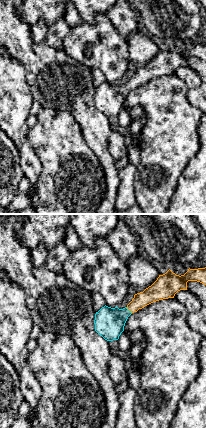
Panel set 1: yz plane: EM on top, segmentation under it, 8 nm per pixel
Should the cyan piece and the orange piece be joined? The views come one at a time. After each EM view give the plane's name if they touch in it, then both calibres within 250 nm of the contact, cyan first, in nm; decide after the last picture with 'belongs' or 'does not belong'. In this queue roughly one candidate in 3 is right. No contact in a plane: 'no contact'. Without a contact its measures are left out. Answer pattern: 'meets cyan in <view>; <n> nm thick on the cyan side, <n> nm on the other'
meets cyan in yz; 240 nm thick on the cyan side, 140 nm on the other

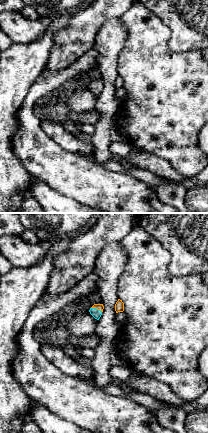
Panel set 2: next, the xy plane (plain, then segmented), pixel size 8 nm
meets cyan in xy; 70 nm thick on the cyan side, 50 nm on the other

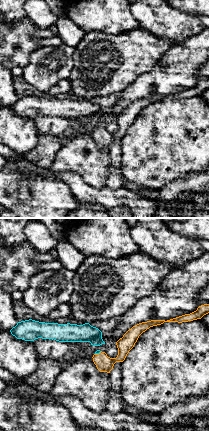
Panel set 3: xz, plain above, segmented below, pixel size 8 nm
meets cyan in xz; 30 nm thick on the cyan side, 130 nm on the other

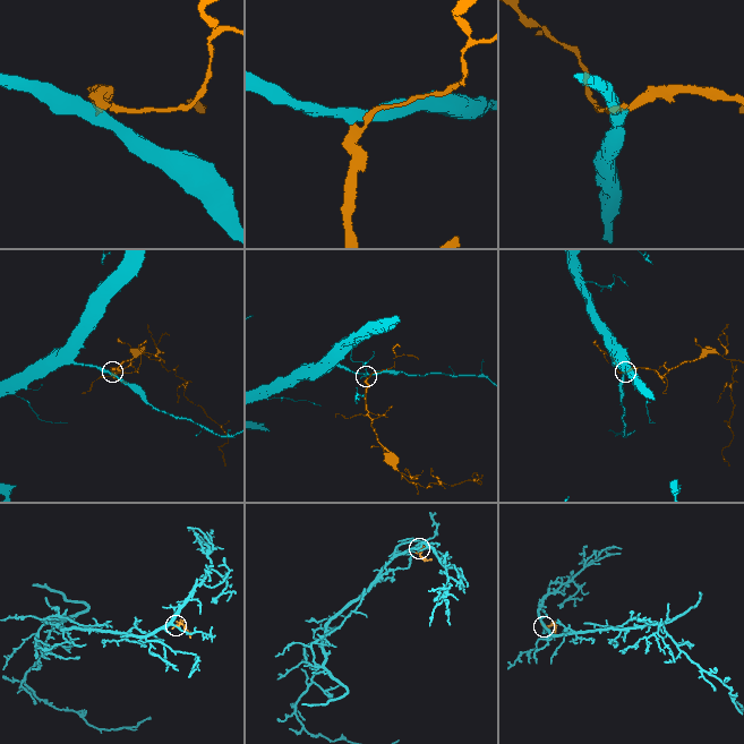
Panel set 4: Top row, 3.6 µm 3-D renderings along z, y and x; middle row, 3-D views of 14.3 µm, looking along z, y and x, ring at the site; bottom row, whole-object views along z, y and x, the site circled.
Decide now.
belongs

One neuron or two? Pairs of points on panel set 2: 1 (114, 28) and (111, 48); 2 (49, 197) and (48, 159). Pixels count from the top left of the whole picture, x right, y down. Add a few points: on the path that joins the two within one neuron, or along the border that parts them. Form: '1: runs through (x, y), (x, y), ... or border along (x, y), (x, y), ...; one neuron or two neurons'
1: runs through (112, 33), (111, 43); one neuron
2: border along (32, 177), (43, 180), (53, 189), (70, 197); two neurons

